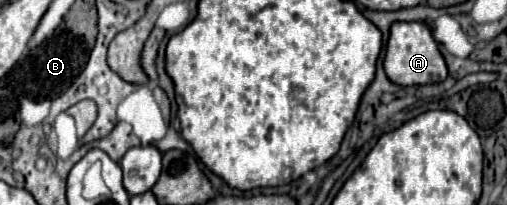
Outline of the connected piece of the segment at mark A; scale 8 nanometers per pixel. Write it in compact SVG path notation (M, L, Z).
M395 22L391 26L391 36L387 42L387 54L383 66L387 78L399 86L439 84L447 78L447 64L439 50L439 44L435 42L433 32L421 22Z

